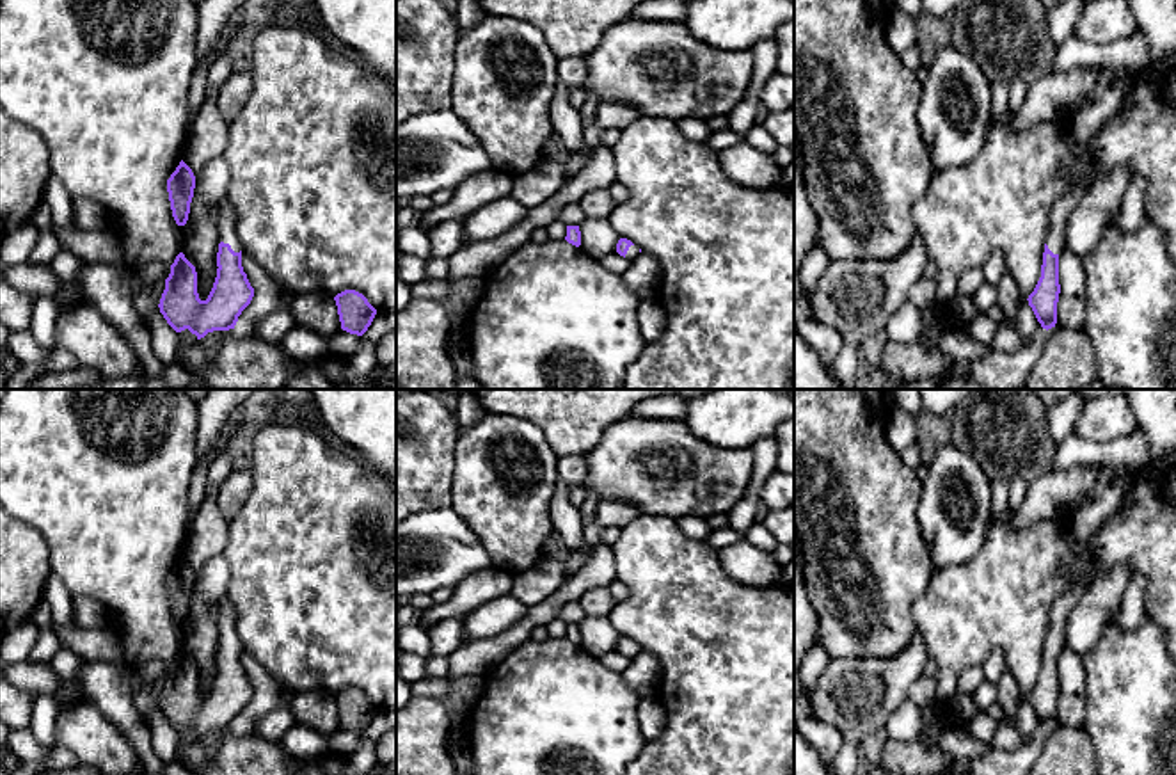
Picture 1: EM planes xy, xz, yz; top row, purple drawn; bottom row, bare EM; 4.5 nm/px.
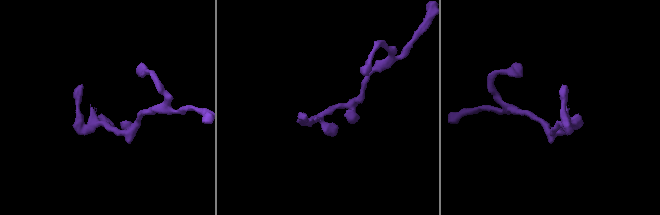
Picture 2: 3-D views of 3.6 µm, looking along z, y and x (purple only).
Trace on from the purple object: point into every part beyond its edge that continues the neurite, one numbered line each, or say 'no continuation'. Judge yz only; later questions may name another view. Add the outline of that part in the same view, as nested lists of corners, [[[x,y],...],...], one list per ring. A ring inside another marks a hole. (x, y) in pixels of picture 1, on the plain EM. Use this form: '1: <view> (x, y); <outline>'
1: yz (1061, 608); [[[1075,581],[1053,601],[1046,631],[1046,643],[1053,652],[1062,651],[1066,622],[1085,592],[1085,581]]]

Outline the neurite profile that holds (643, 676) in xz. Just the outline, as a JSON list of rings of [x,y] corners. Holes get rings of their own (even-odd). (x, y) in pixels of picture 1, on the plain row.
[[[641,649],[624,672],[624,679],[640,699],[657,697],[661,665],[656,656]]]

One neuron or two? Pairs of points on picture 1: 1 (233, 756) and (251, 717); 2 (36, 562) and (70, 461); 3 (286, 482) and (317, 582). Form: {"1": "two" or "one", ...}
{"1": "two", "2": "two", "3": "one"}

